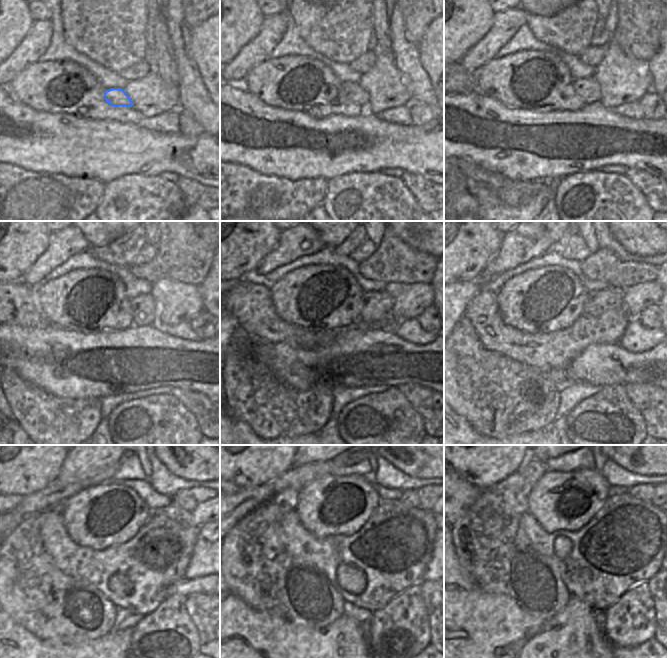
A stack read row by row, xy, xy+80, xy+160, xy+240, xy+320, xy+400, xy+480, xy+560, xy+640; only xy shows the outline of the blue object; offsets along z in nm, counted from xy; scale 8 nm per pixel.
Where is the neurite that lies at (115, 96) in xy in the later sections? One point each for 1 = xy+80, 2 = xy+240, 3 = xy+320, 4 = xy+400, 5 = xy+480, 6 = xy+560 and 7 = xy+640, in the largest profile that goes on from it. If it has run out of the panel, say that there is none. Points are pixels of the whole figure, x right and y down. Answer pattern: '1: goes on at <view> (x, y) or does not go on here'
1: goes on at xy+80 (352, 91)
2: goes on at xy+240 (144, 308)
3: goes on at xy+320 (376, 306)
4: goes on at xy+400 (598, 302)
5: goes on at xy+480 (172, 512)
6: goes on at xy+560 (409, 498)
7: goes on at xy+640 (642, 491)

